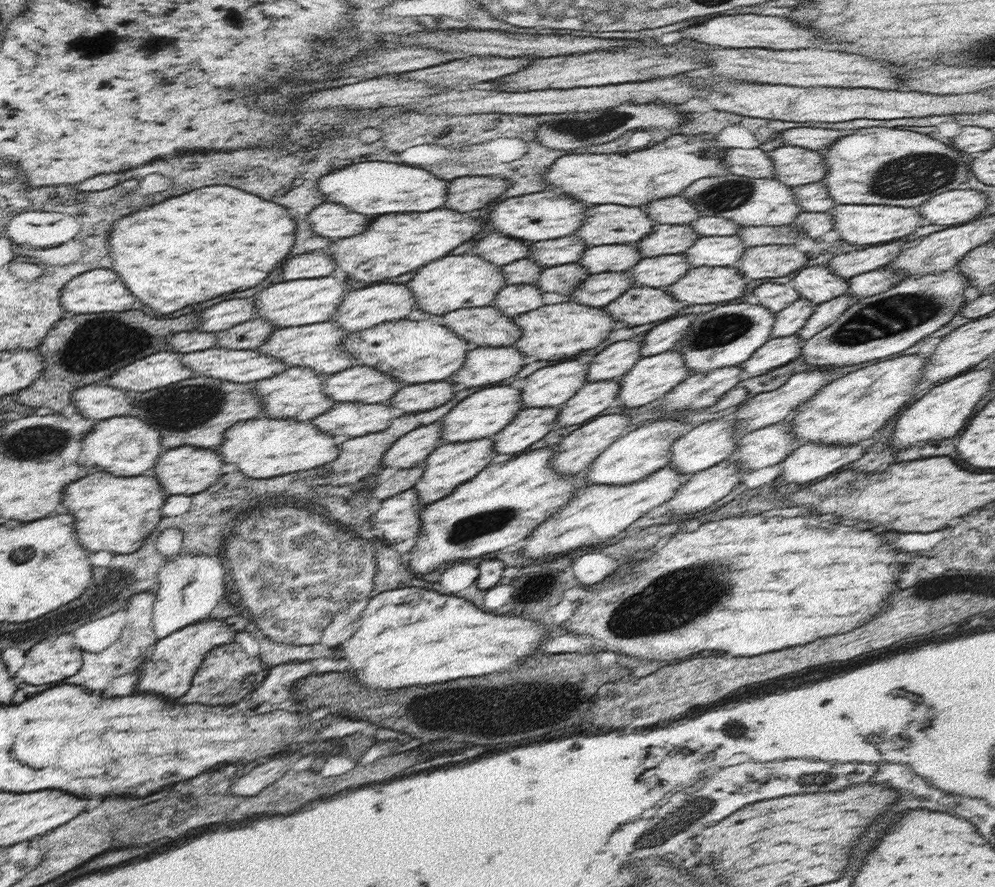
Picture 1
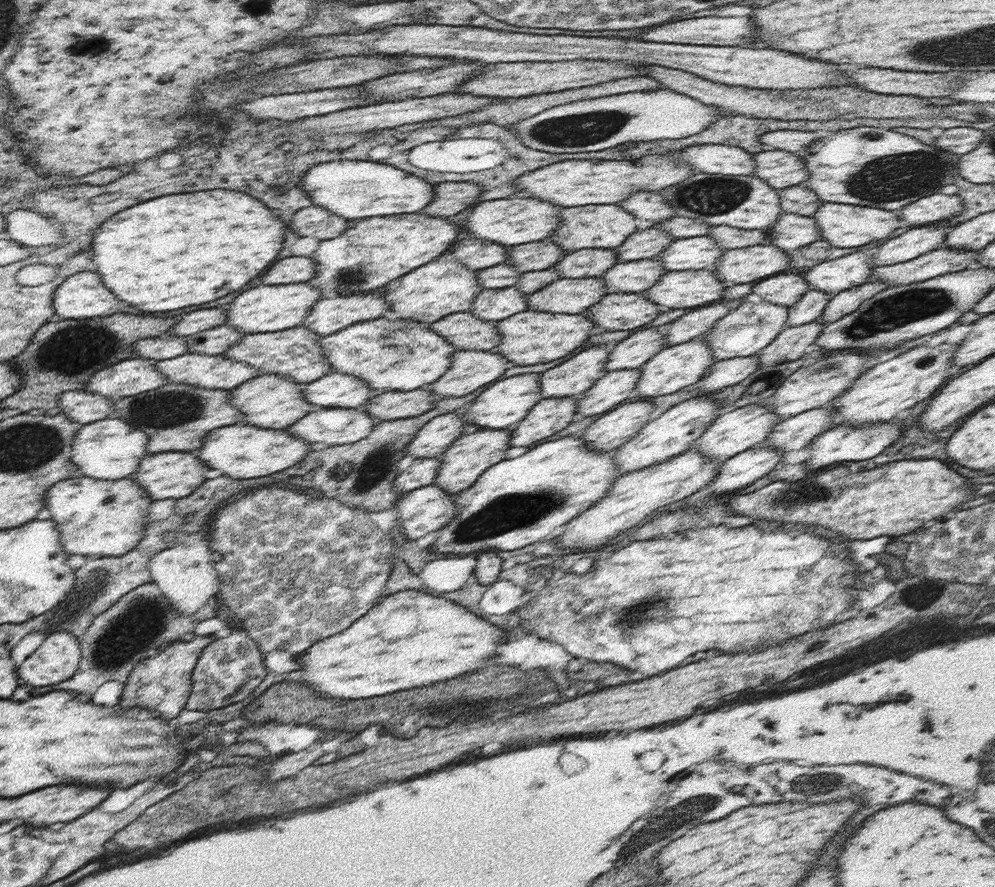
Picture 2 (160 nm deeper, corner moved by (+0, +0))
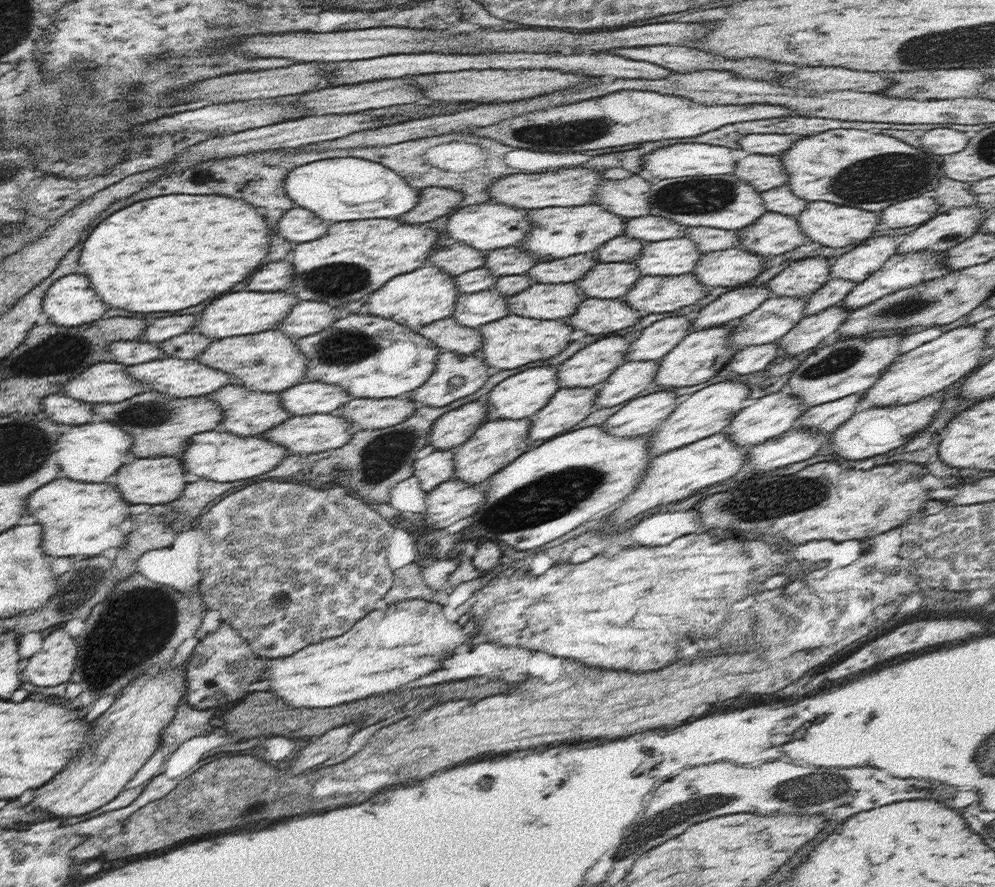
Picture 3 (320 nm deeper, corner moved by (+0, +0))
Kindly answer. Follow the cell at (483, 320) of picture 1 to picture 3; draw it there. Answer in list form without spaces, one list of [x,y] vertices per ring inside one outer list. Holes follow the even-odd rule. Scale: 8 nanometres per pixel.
[[[452,316],[436,320],[419,328],[419,334],[434,343],[443,353],[478,353],[481,347],[481,332],[477,328],[462,326]]]

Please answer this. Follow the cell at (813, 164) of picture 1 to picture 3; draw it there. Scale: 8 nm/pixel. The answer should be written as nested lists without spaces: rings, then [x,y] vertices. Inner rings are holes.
[[[762,153],[739,155],[733,172],[744,183],[752,185],[758,192],[766,192],[787,184],[788,173],[780,156],[766,156]]]

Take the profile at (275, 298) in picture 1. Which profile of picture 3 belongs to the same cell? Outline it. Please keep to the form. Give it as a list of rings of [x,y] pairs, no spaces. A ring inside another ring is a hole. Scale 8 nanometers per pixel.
[[[289,289],[278,292],[232,292],[224,294],[222,298],[216,298],[202,314],[197,318],[195,326],[197,330],[213,340],[226,339],[231,336],[249,335],[276,329],[277,326],[288,316],[299,298]]]

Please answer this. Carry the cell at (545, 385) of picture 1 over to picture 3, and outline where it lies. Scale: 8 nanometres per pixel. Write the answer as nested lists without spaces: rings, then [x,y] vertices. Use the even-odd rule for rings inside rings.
[[[605,336],[584,348],[560,364],[557,374],[558,385],[561,388],[590,388],[591,386],[603,384],[608,377],[625,363],[624,357],[627,354],[631,342],[623,336]]]

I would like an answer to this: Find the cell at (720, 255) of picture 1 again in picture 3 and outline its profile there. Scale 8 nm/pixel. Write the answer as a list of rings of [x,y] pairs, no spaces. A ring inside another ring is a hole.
[[[684,236],[649,242],[635,258],[641,276],[678,276],[693,272],[702,252]]]

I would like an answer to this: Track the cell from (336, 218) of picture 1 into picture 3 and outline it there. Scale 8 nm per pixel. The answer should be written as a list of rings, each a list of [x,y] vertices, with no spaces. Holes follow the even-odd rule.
[[[294,206],[280,217],[278,232],[282,238],[295,245],[323,237],[330,225],[332,225],[330,221],[322,220],[307,208]]]

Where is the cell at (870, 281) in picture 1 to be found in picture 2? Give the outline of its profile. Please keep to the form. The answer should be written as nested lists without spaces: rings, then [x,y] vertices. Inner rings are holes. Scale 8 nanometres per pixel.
[[[942,246],[914,260],[873,267],[870,280],[882,281],[887,284],[887,287],[895,284],[912,284],[929,278],[936,278],[936,276],[948,272],[960,272],[979,264],[979,251],[977,250]]]

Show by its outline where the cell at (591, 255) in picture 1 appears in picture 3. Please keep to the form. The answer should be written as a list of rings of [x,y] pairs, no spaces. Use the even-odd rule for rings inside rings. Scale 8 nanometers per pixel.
[[[588,252],[576,254],[568,258],[551,260],[550,262],[536,263],[527,275],[536,283],[560,284],[580,280],[598,263],[596,254]]]

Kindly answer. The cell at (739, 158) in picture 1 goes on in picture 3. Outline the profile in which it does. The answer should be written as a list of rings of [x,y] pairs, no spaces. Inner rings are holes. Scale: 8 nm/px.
[[[705,143],[672,144],[668,148],[657,148],[646,153],[641,168],[652,172],[654,178],[665,180],[687,176],[718,176],[734,172],[739,154],[726,146]]]

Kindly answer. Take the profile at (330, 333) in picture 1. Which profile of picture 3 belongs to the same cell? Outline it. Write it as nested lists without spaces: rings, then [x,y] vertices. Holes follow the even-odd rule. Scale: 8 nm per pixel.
[[[278,328],[212,341],[195,359],[210,368],[229,374],[232,384],[244,385],[248,391],[260,393],[281,393],[302,383],[308,364],[305,354],[297,347],[297,340]]]

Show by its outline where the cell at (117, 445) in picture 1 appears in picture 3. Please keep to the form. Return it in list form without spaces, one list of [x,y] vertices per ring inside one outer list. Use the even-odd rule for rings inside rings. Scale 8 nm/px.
[[[111,422],[73,425],[68,432],[58,437],[58,464],[66,478],[80,482],[104,482],[112,476],[130,454],[132,436]]]

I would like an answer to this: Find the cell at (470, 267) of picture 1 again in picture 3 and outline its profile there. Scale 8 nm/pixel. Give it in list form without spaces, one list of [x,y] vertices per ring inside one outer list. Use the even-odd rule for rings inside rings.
[[[426,263],[412,272],[395,276],[384,286],[377,288],[368,298],[368,312],[418,331],[426,324],[451,316],[456,297],[460,294],[454,279],[454,276],[446,274],[440,266]]]

